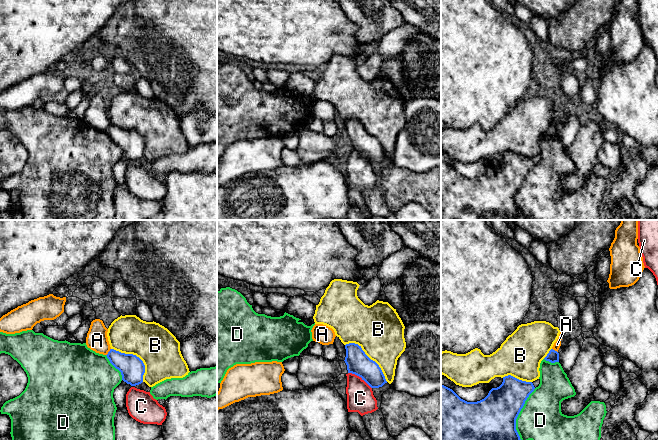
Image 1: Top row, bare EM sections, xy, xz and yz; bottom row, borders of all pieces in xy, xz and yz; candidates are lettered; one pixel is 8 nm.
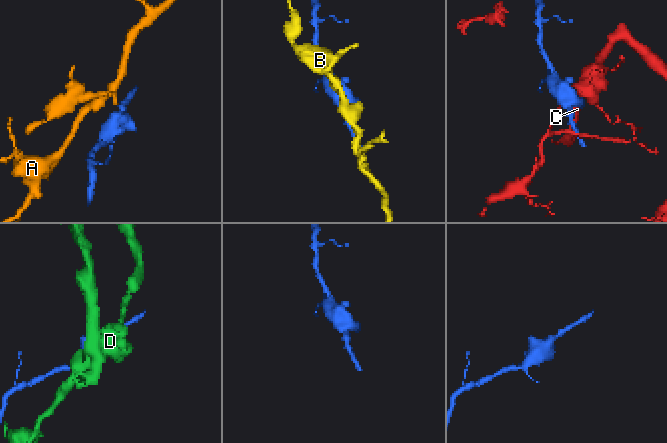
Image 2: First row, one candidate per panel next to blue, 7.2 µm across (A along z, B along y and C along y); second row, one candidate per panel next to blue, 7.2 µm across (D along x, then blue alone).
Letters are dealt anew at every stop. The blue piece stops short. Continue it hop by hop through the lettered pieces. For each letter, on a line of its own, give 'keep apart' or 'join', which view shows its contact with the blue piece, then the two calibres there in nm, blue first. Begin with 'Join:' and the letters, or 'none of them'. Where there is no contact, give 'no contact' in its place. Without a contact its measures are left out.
Join: none of them
A: keep apart; contact in xy; calibres 200 and 170 nm
B: keep apart; contact in xz; calibres 190 and 400 nm
C: keep apart; contact in xz; calibres 190 and 220 nm
D: keep apart; contact in yz; calibres 440 and 360 nm

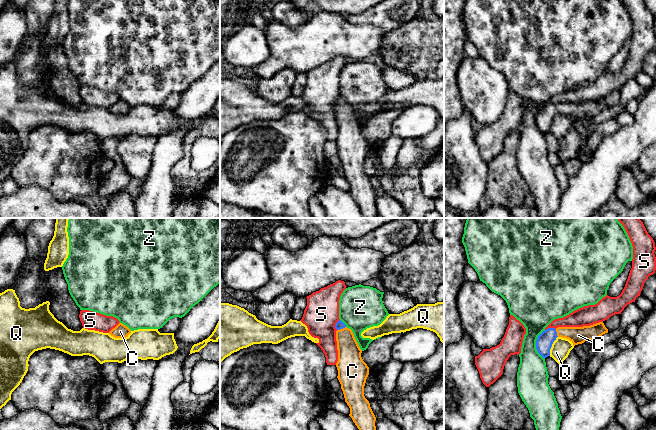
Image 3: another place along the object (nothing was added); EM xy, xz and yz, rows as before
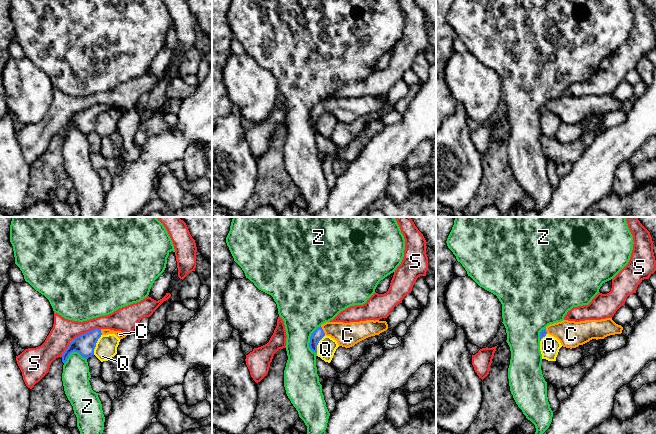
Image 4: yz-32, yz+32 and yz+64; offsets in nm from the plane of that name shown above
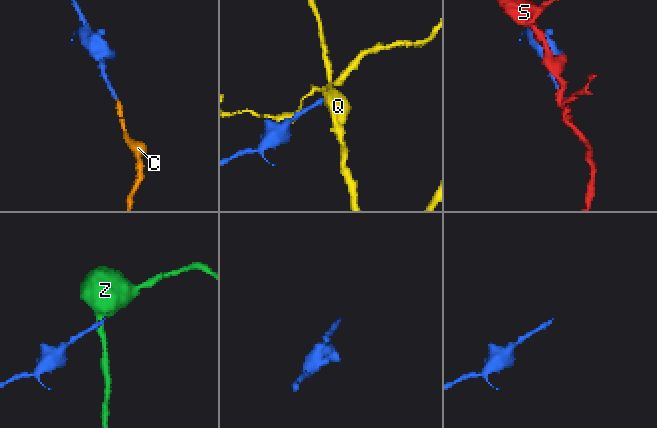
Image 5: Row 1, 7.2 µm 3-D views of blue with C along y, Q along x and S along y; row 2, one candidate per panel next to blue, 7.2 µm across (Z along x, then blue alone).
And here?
Join: C
C: join; contact in xz; calibres 70 and 190 nm
Q: keep apart; contact in yz; calibres 130 and 160 nm
S: keep apart; contact in yz; calibres 130 and 140 nm
Z: keep apart; contact in yz; calibres 130 and 280 nm

